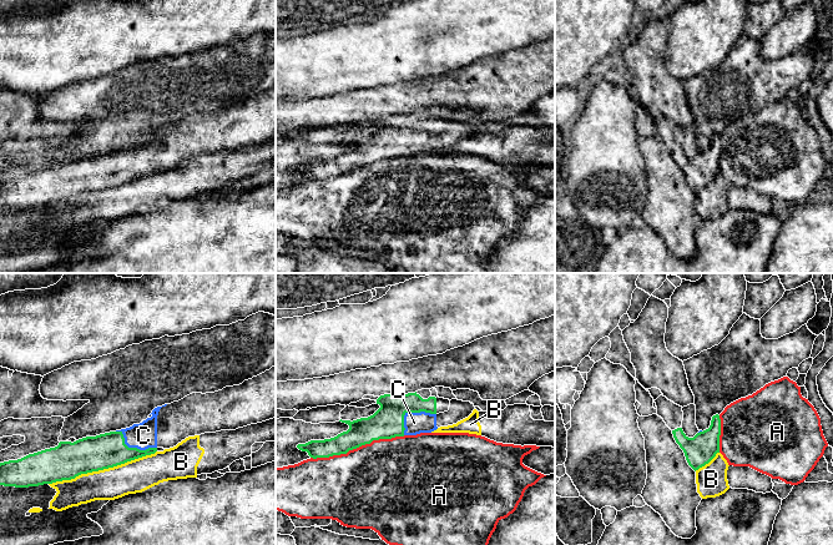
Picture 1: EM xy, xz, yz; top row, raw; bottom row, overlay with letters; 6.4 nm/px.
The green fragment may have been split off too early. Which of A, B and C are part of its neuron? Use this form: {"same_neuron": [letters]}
{"same_neuron": ["C"]}

